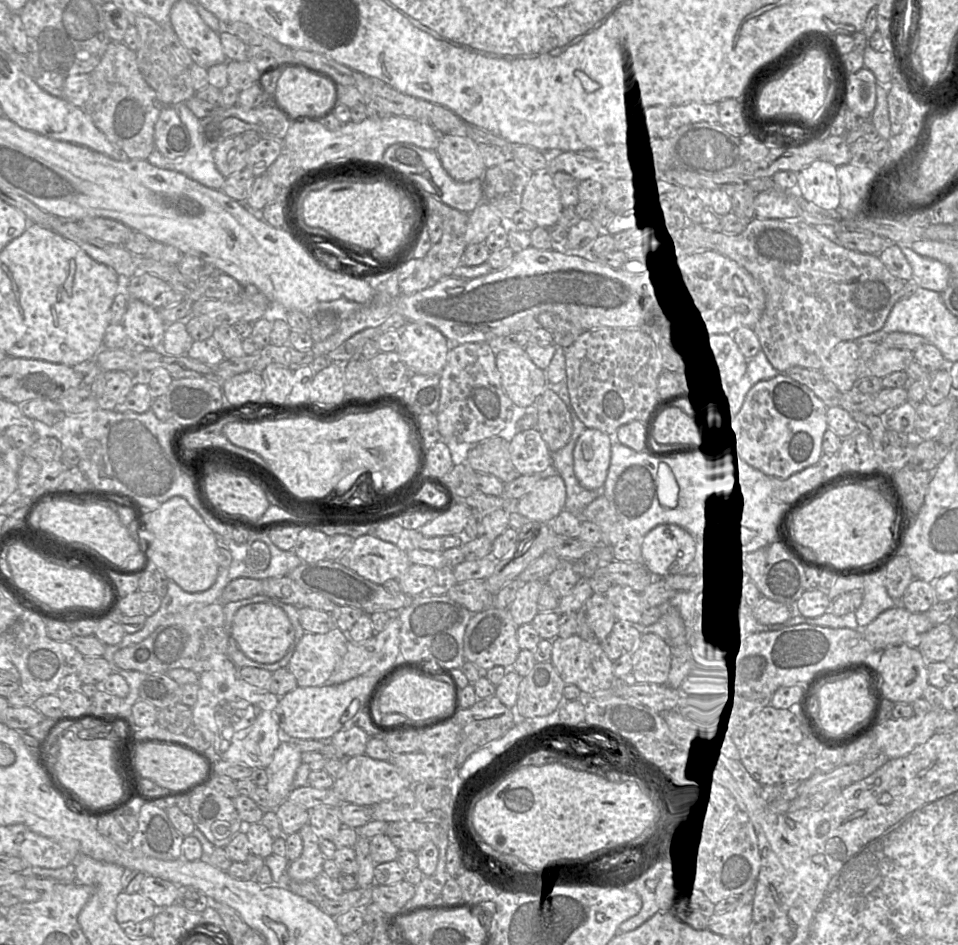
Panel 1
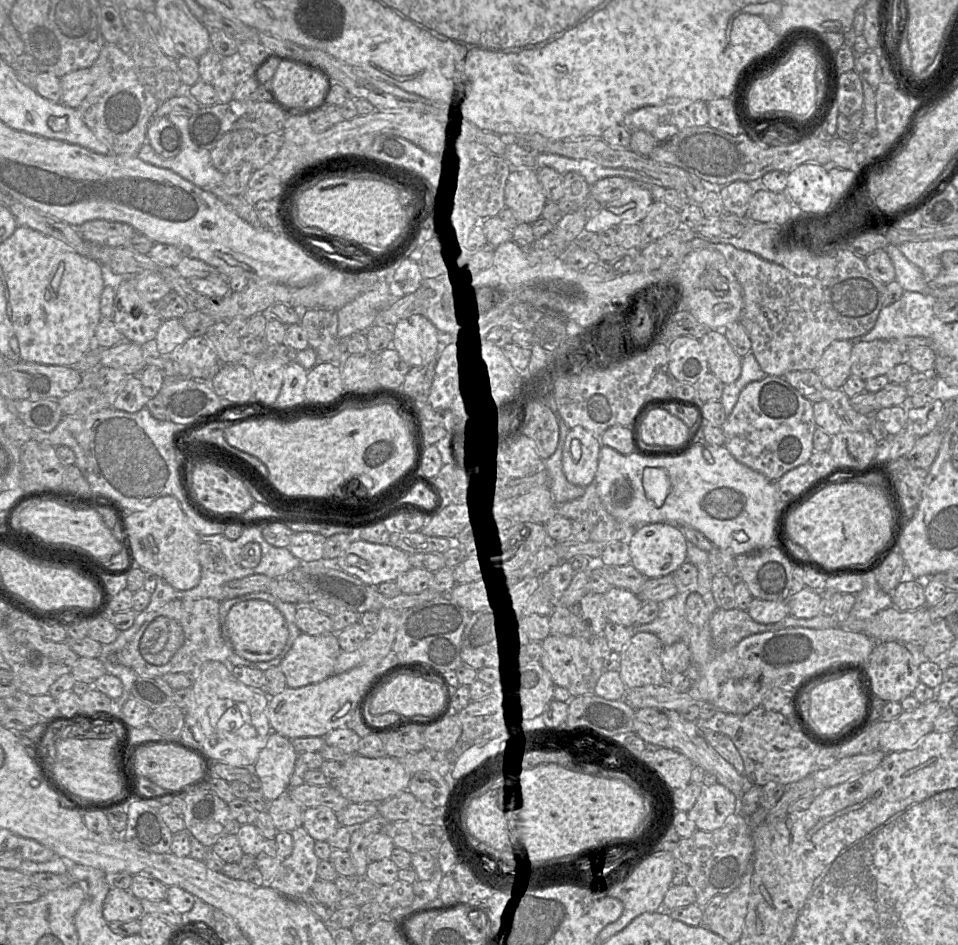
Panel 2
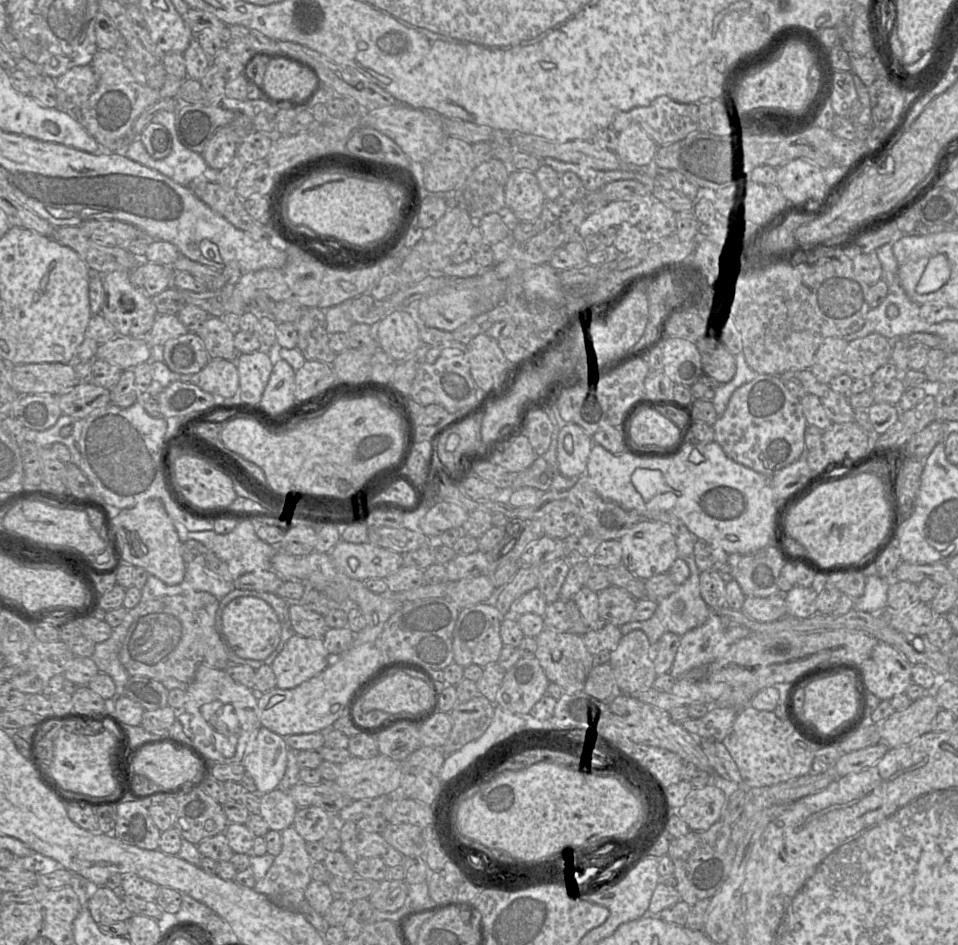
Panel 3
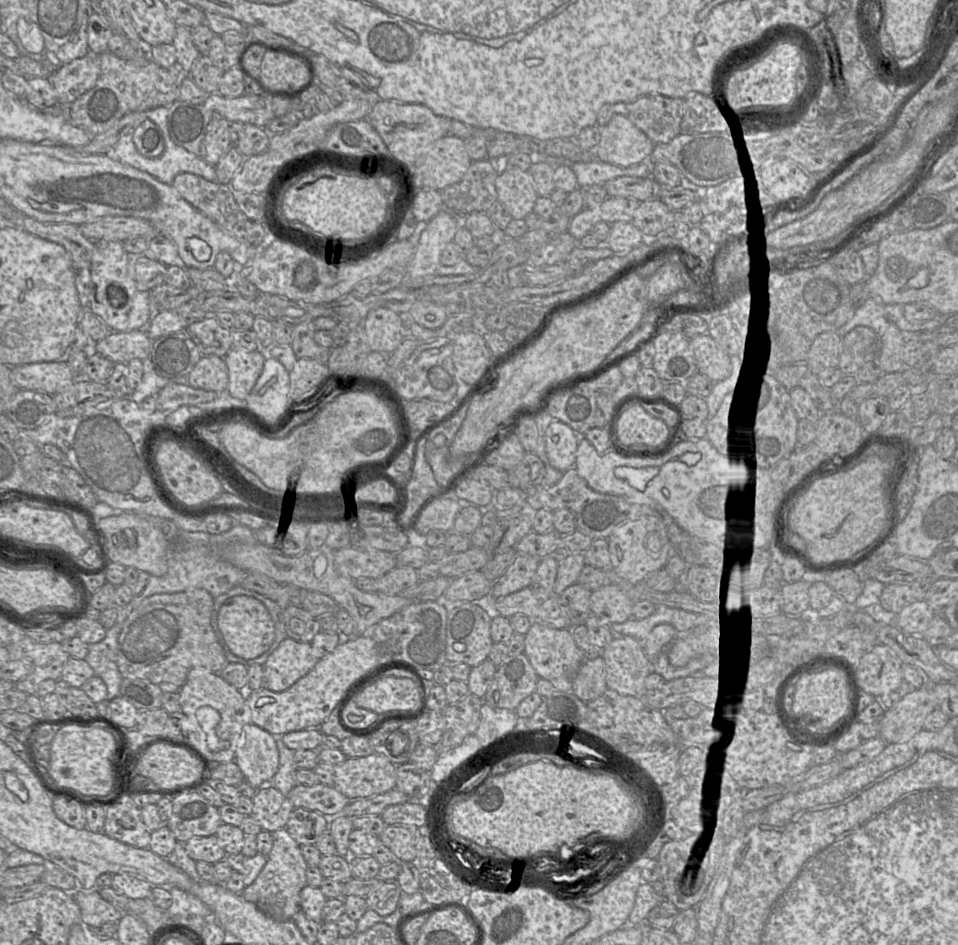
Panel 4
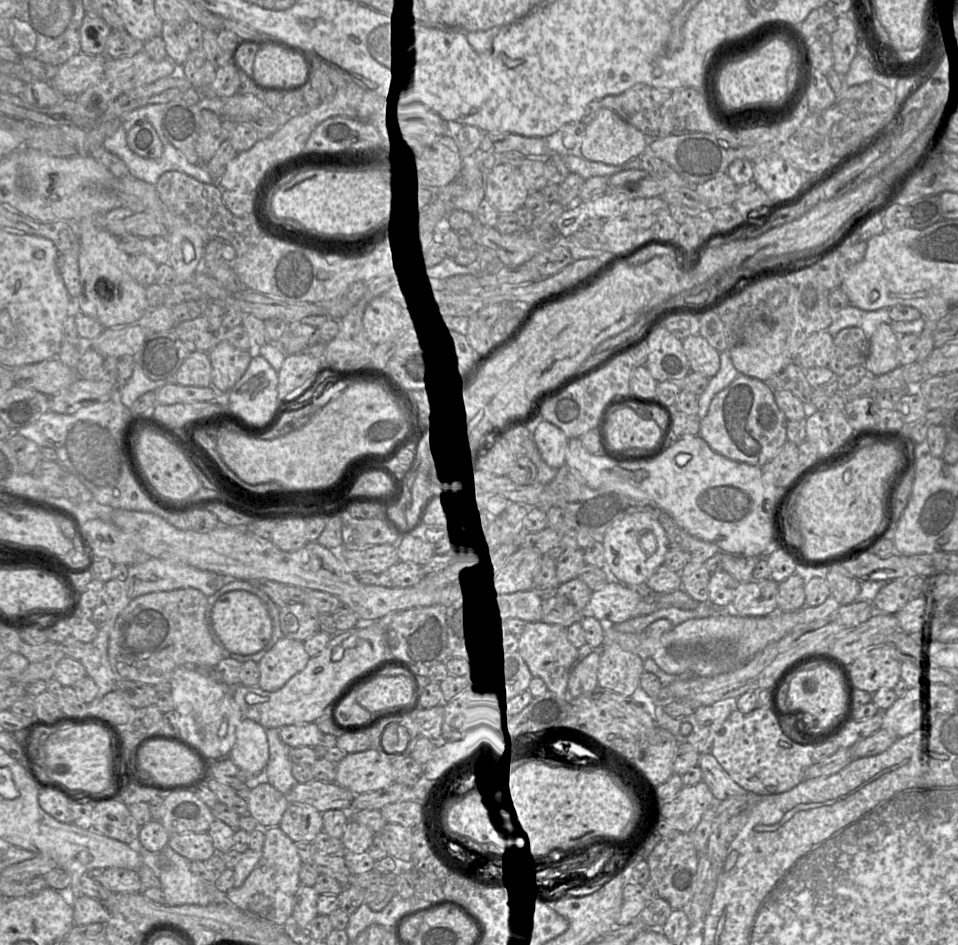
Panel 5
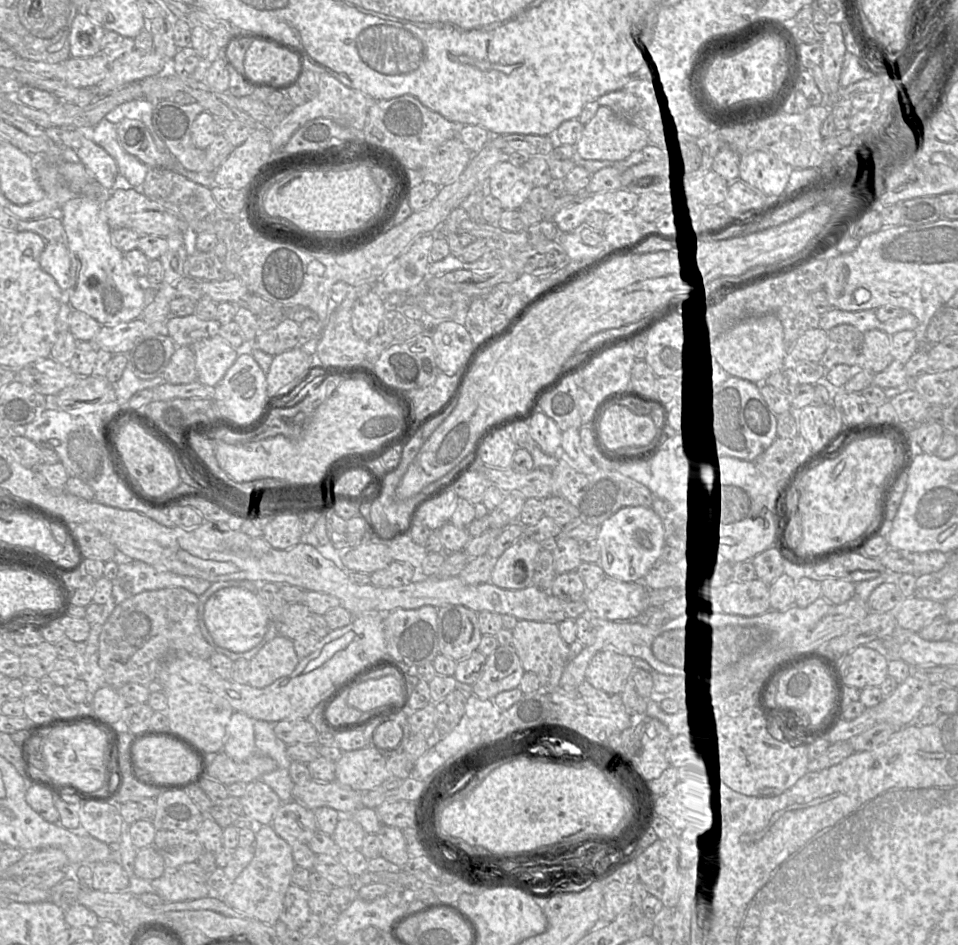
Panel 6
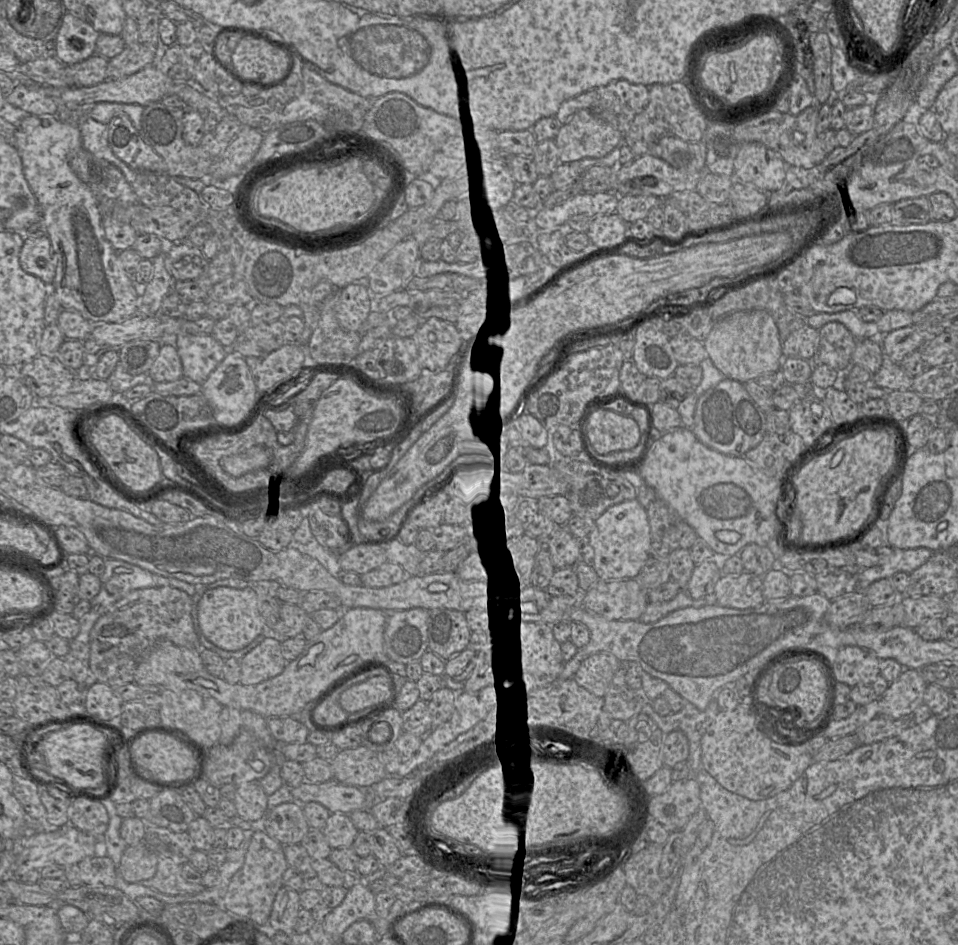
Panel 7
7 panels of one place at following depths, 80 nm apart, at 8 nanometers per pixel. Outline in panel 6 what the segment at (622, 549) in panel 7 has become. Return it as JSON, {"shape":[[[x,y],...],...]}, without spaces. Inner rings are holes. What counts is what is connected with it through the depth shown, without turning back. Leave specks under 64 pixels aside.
{"shape":[[[622,507],[600,526],[596,537],[599,547],[598,564],[606,577],[622,582],[641,582],[665,546],[664,527],[651,507]]]}

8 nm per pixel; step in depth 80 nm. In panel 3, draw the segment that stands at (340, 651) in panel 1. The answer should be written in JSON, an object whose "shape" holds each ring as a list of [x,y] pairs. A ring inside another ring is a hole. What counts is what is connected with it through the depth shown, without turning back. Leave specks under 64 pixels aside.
{"shape":[[[294,634],[271,664],[276,687],[297,687],[323,671],[330,659],[322,638],[306,638]]]}

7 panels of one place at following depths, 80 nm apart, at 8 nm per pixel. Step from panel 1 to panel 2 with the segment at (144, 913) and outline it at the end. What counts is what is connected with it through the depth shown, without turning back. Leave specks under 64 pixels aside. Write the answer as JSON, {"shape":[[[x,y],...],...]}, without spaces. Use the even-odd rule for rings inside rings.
{"shape":[[[110,888],[103,904],[103,917],[108,923],[139,919],[143,914],[140,899],[129,890]]]}

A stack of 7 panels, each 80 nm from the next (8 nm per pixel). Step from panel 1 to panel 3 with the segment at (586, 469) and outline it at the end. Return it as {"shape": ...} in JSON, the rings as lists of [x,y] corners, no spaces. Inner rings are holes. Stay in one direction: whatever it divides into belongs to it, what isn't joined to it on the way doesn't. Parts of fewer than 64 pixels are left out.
{"shape":[[[567,423],[557,438],[557,459],[560,473],[569,477],[580,477],[586,472],[588,458],[594,441],[577,424]]]}

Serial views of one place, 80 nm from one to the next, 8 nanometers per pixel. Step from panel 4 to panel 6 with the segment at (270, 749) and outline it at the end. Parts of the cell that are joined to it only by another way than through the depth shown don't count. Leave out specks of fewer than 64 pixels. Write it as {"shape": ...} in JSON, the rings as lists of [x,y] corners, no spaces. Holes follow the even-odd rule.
{"shape":[[[235,711],[226,728],[223,751],[236,761],[244,761],[256,752],[254,720]]]}

